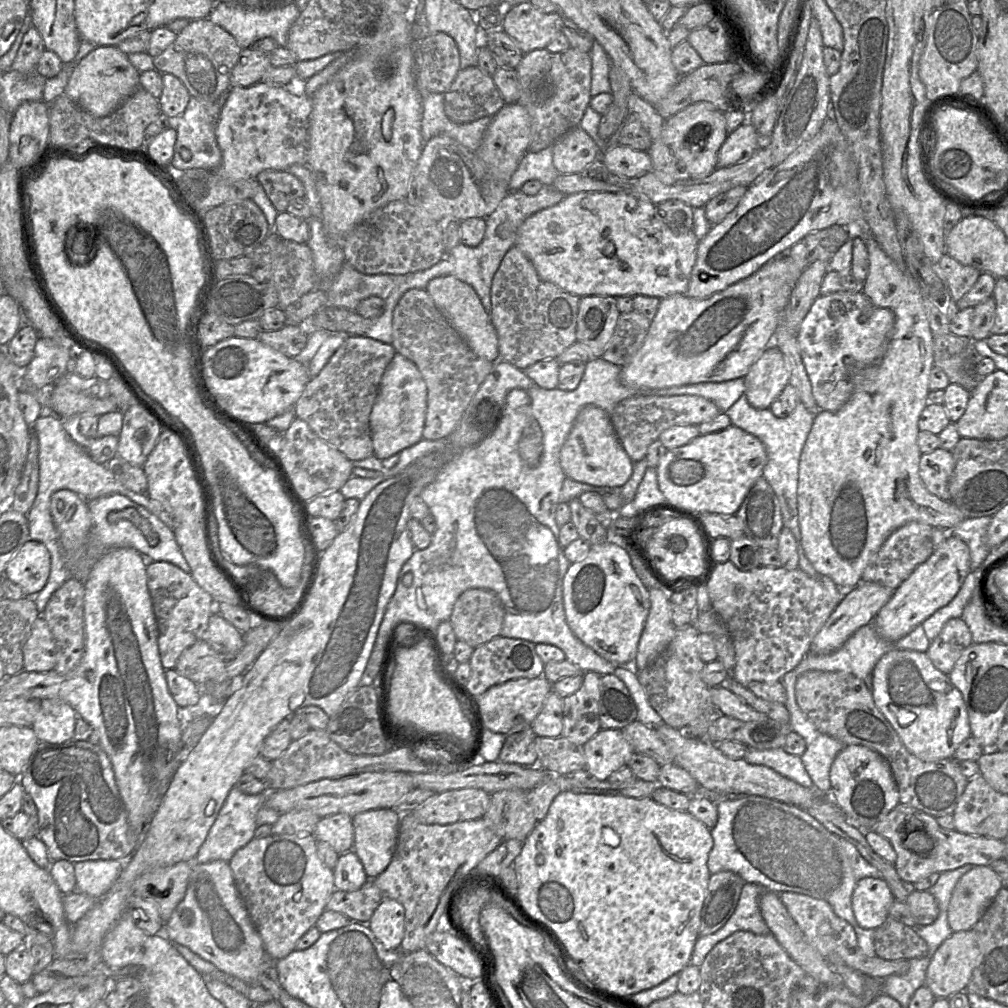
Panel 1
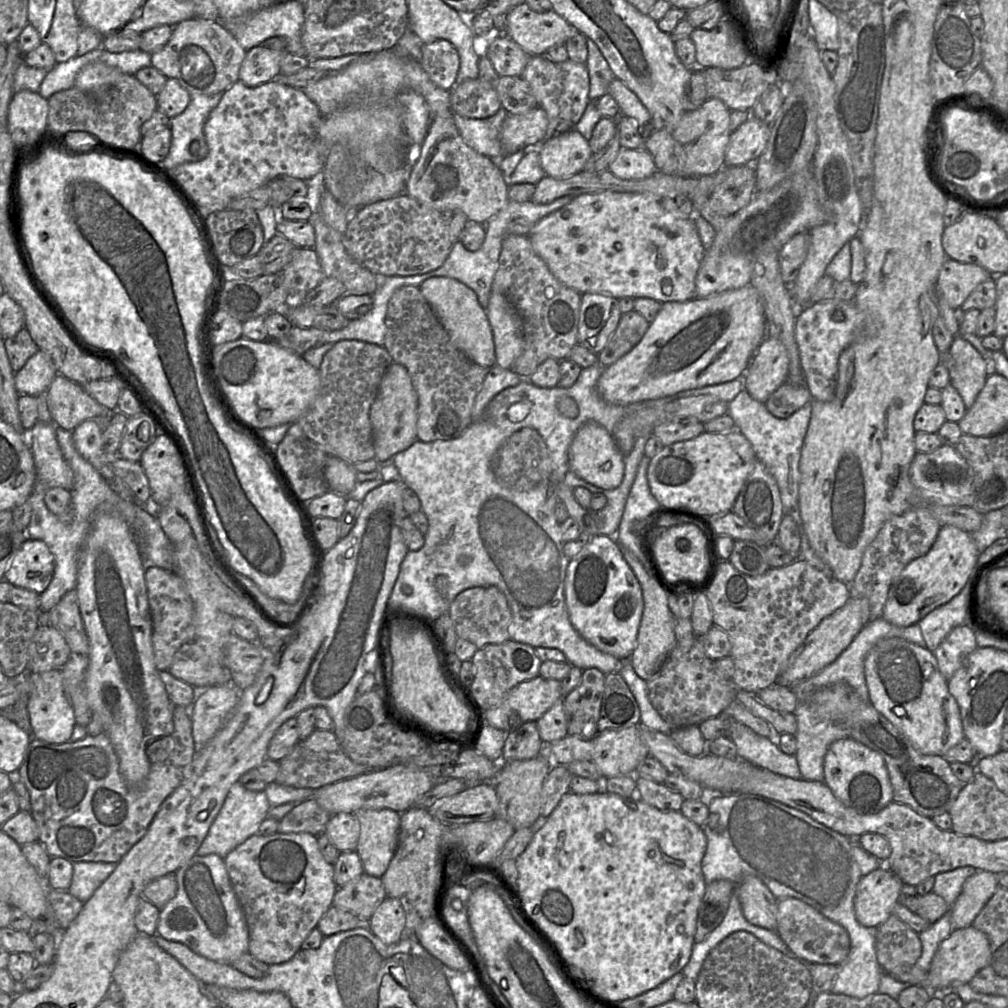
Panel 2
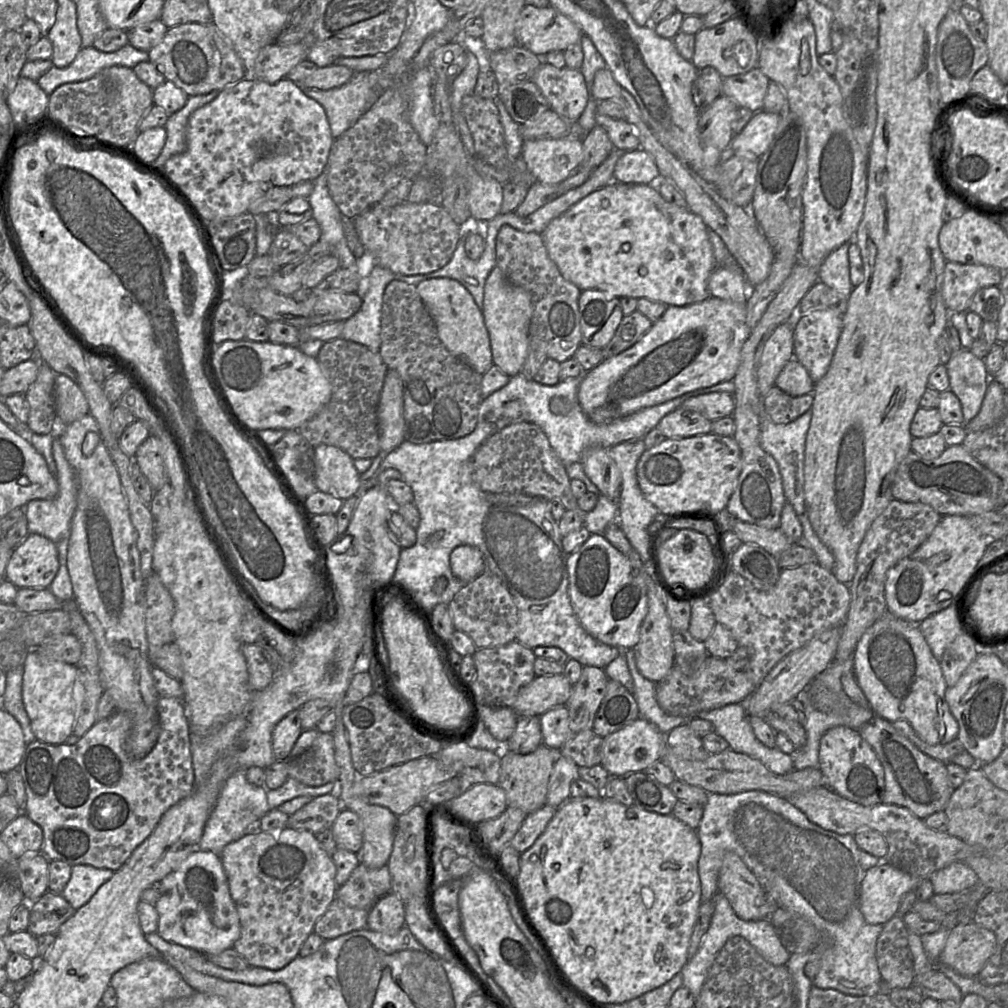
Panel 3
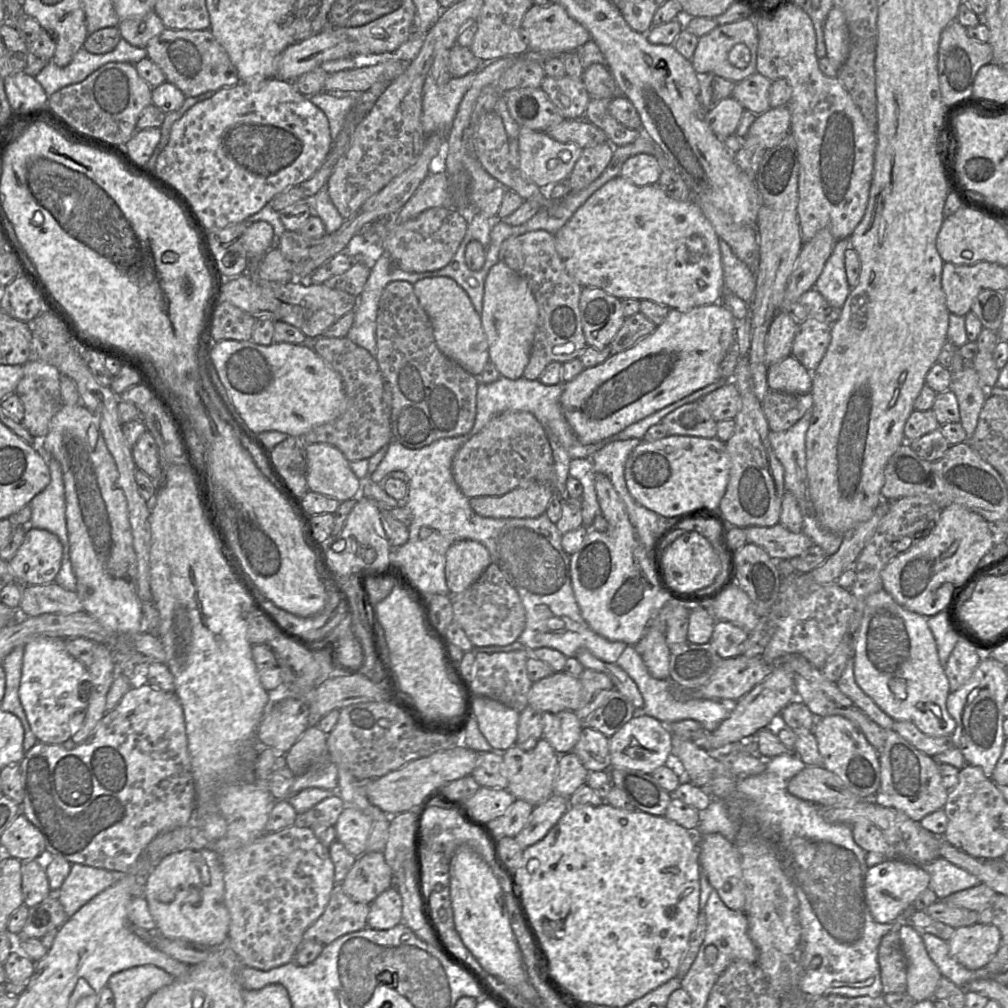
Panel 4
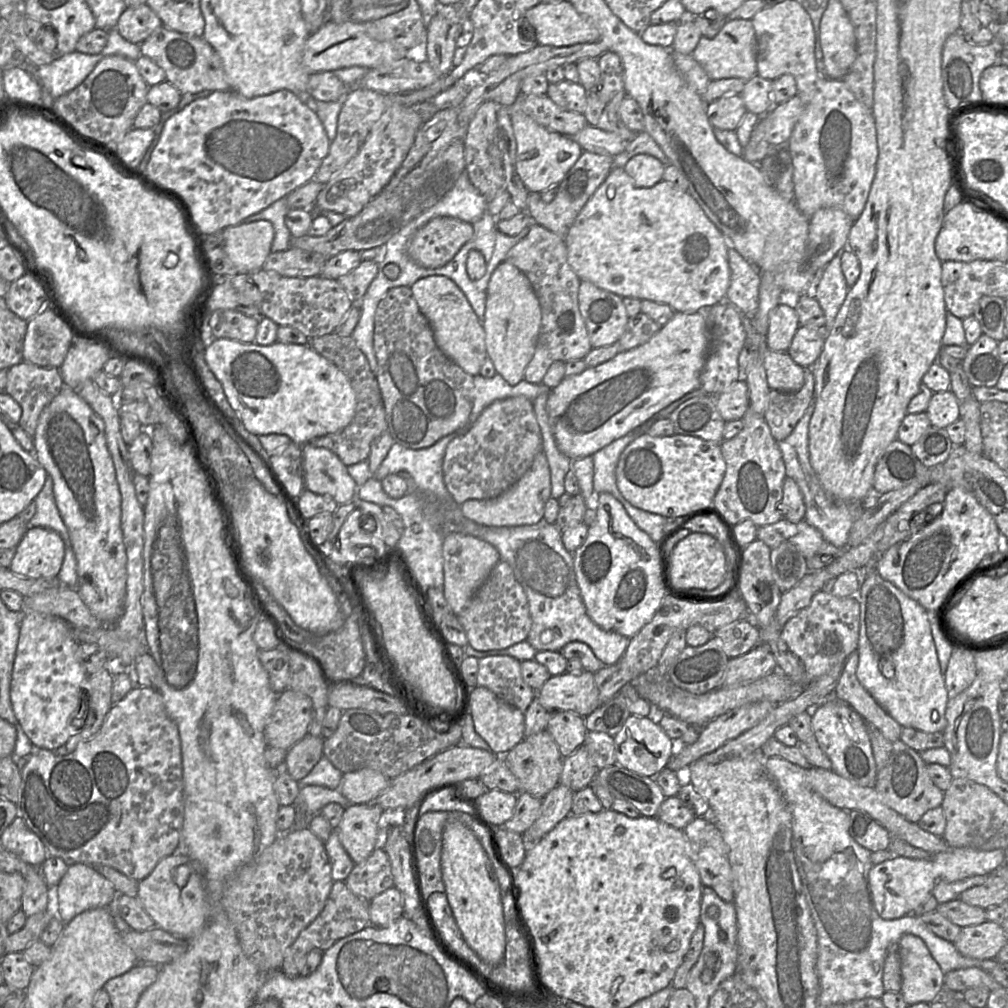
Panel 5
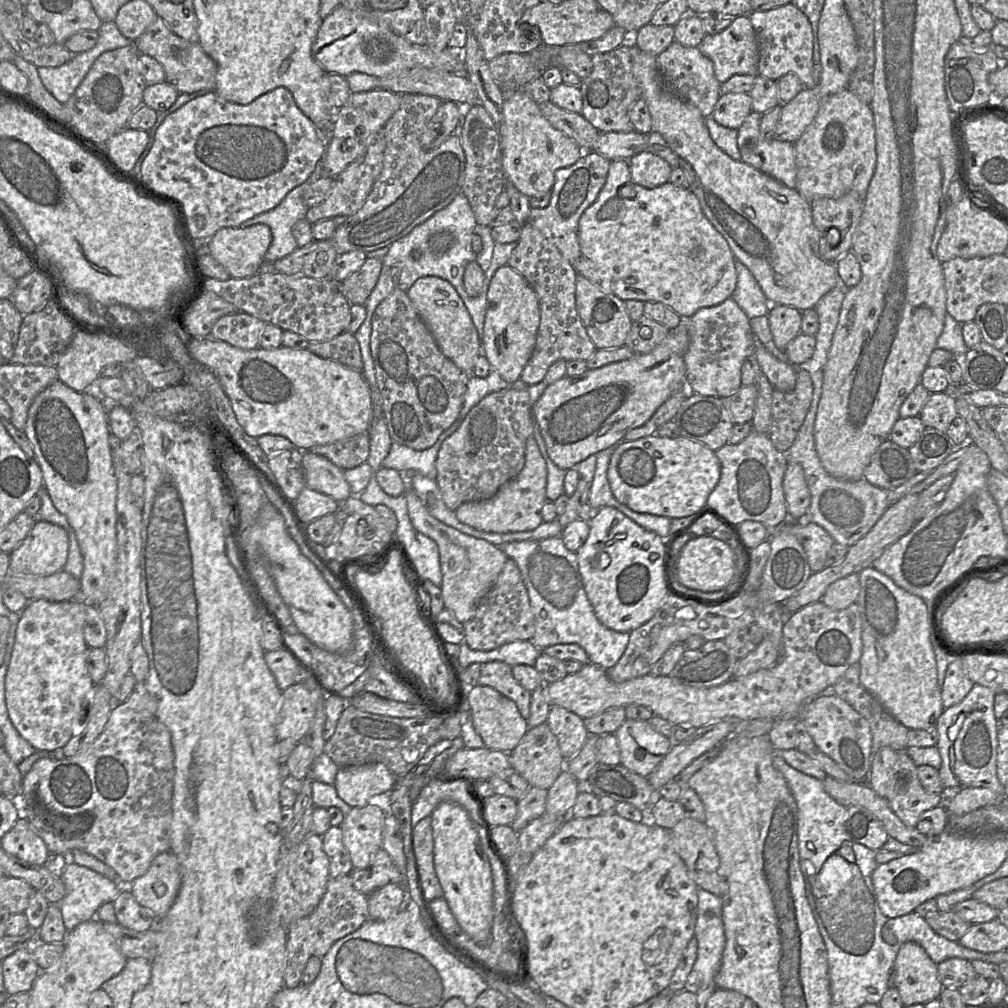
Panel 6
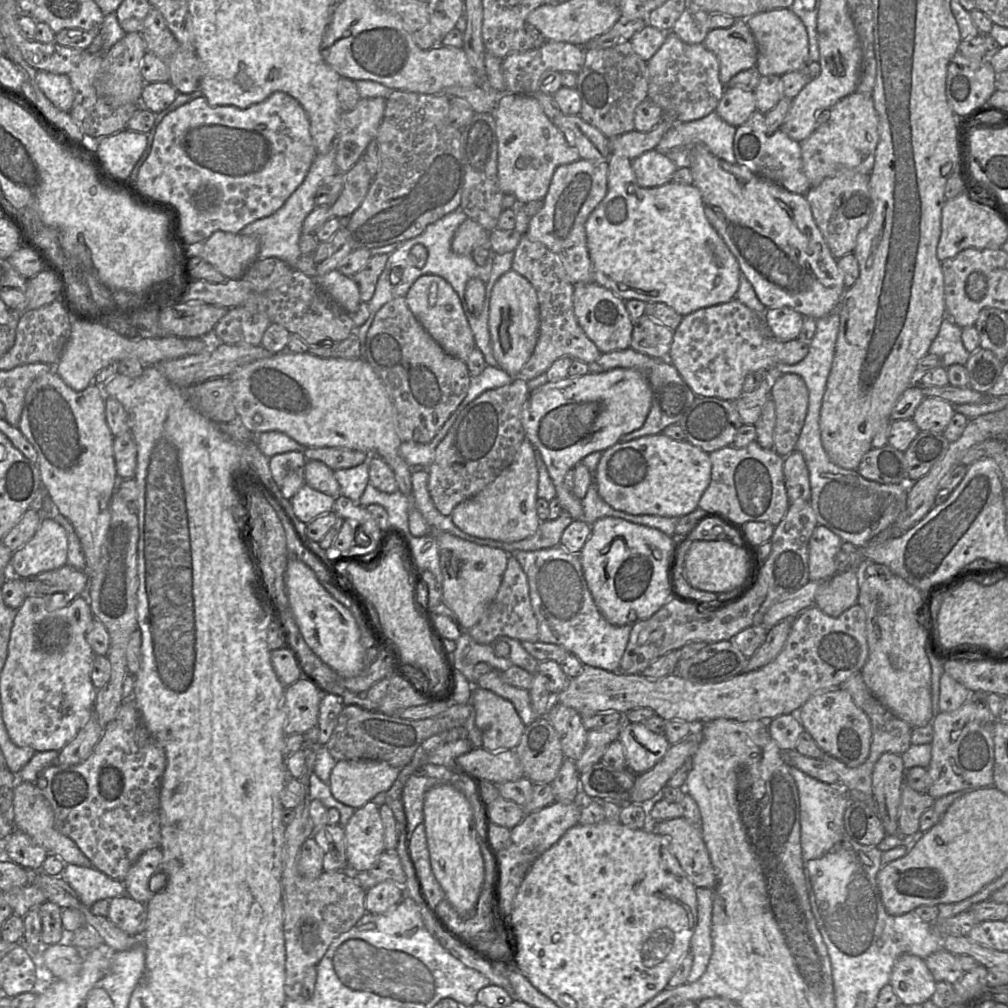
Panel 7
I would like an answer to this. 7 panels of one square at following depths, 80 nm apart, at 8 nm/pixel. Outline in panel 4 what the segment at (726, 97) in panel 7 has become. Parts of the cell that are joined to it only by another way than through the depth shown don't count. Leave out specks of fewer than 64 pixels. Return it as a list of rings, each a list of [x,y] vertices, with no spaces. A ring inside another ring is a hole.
[[[727,97],[706,113],[706,121],[713,133],[724,141],[735,133],[744,108],[733,97]]]

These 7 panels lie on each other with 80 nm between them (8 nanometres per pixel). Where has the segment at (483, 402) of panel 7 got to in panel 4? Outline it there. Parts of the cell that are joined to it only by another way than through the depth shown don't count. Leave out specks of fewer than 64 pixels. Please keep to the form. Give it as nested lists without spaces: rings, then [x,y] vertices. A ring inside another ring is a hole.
[[[507,411],[493,417],[455,454],[452,474],[463,494],[470,498],[501,496],[533,483],[550,486],[556,493],[553,452],[544,427],[526,411]]]

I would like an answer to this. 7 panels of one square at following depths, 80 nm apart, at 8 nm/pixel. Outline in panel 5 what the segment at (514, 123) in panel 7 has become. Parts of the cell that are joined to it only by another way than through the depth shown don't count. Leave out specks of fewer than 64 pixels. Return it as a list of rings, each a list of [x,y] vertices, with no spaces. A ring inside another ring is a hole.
[[[509,109],[510,120],[516,140],[516,170],[521,178],[524,186],[529,192],[541,193],[553,185],[559,185],[567,172],[574,166],[583,149],[571,137],[564,136],[560,133],[549,131],[539,125],[533,118],[520,110]],[[564,152],[568,157],[564,160],[559,160],[559,153]]]

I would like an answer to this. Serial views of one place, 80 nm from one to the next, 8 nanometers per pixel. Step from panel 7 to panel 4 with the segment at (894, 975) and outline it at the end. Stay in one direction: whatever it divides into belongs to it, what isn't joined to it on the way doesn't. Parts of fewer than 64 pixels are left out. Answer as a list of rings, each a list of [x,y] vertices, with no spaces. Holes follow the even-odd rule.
[[[902,925],[899,936],[907,961],[906,993],[916,1002],[934,999],[934,992],[942,975],[929,957],[921,935],[911,925]]]

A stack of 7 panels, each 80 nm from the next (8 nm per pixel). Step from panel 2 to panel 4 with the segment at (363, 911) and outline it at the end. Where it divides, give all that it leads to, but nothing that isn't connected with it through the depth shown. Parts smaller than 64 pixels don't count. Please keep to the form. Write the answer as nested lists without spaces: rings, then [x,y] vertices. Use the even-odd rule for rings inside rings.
[[[365,852],[358,857],[341,883],[353,901],[370,905],[381,893],[394,887],[394,874],[383,852]]]

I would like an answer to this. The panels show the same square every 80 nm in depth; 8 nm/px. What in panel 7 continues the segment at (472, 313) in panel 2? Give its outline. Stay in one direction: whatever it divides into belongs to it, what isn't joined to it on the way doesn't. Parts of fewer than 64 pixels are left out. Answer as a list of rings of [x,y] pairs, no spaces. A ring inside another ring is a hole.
[[[422,275],[410,287],[405,299],[415,318],[443,350],[466,362],[476,348],[474,334],[460,298],[450,283],[438,275]]]

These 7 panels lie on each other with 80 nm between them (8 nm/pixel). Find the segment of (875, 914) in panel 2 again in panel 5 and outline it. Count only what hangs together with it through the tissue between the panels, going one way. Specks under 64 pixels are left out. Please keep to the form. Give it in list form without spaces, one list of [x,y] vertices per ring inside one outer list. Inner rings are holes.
[[[951,848],[931,854],[927,859],[895,856],[873,865],[868,874],[869,889],[874,907],[886,920],[897,919],[913,910],[932,892],[938,880],[955,882],[970,876],[989,874],[1005,863],[1006,850],[981,851],[972,848]]]

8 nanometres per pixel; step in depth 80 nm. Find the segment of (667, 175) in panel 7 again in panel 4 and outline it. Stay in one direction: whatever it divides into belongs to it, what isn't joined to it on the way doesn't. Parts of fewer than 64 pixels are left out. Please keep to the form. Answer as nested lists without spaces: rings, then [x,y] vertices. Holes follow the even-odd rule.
[[[640,153],[628,158],[622,165],[620,176],[636,186],[658,184],[662,166],[650,154]]]

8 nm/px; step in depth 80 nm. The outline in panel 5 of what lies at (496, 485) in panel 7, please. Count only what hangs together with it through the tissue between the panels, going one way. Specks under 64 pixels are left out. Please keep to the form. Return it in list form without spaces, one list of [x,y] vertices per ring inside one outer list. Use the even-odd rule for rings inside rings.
[[[542,450],[537,453],[526,473],[502,495],[487,500],[466,500],[460,508],[465,518],[484,526],[534,525],[544,518],[545,505],[550,497],[551,473],[545,452]]]

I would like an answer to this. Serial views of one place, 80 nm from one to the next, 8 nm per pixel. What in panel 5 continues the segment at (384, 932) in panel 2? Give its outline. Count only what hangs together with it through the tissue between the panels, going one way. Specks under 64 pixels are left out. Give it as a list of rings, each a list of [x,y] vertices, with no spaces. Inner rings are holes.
[[[395,886],[385,890],[369,902],[369,918],[373,926],[387,927],[402,916],[402,897]]]

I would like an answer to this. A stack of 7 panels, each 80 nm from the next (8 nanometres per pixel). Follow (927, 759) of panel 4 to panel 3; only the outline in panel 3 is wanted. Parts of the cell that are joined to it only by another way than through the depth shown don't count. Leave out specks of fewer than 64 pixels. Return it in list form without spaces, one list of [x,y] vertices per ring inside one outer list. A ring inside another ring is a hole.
[[[876,714],[858,732],[873,748],[884,769],[881,803],[905,807],[923,820],[935,812],[944,811],[954,790],[948,779],[946,763],[923,753],[888,720]]]

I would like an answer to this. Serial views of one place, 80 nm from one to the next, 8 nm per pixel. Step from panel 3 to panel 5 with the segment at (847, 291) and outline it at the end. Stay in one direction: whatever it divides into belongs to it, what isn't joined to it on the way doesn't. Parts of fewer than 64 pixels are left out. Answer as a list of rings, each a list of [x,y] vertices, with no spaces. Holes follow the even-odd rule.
[[[844,249],[840,250],[825,266],[818,276],[811,292],[824,312],[827,334],[849,291],[849,286],[847,285],[841,268],[843,252]]]

